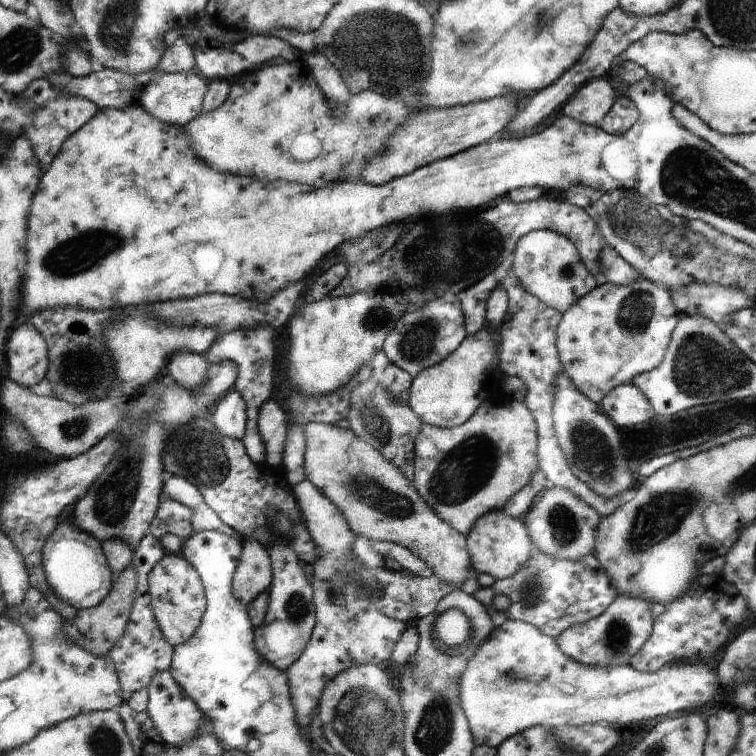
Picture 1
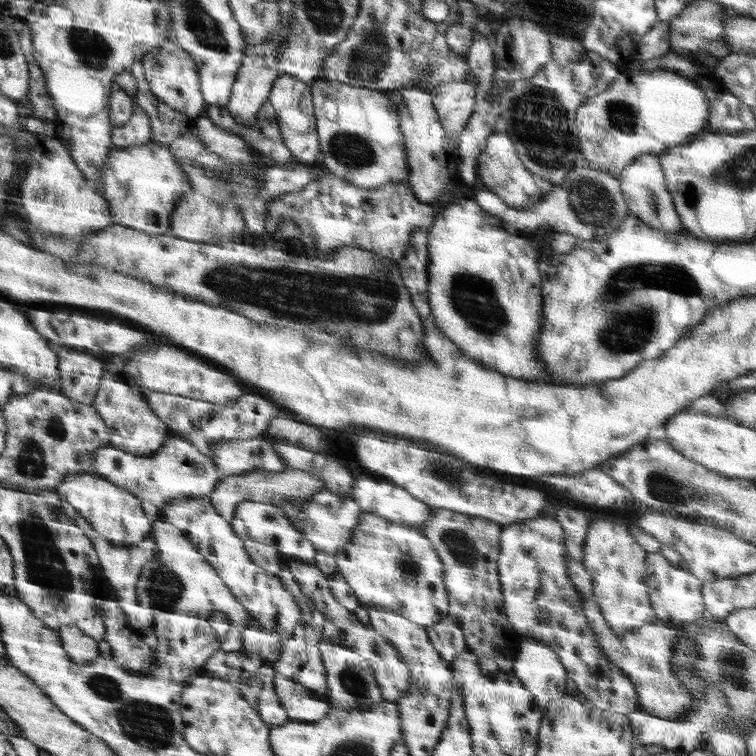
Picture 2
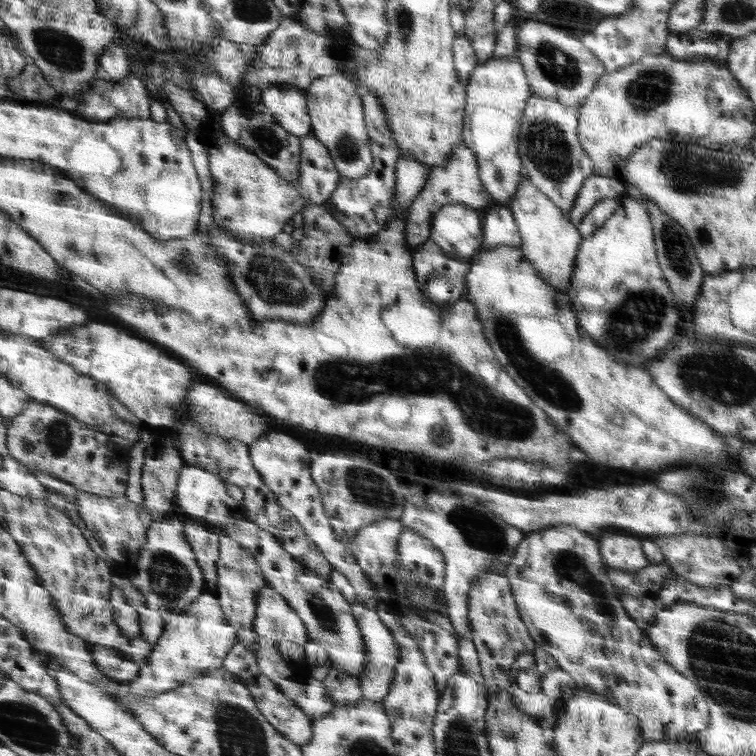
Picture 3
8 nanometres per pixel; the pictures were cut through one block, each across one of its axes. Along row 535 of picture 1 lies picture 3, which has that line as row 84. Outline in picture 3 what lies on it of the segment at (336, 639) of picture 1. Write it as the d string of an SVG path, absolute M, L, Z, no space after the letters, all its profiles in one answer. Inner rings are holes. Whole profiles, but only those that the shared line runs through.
M336 72L314 79L305 91L309 100L309 113L313 117L314 135L332 154L337 172L346 179L362 179L373 167L373 157L358 86L344 74Z

